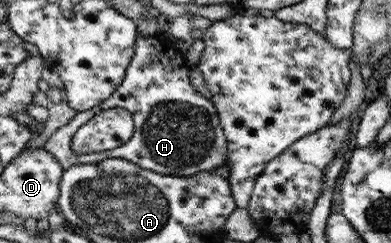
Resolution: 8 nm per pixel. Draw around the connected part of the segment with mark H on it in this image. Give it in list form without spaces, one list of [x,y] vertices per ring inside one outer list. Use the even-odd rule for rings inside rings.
[[[140,34],[136,42],[136,55],[127,67],[127,77],[112,97],[90,110],[77,112],[64,127],[53,133],[43,148],[55,156],[64,171],[79,163],[88,165],[106,159],[126,159],[160,175],[193,177],[215,171],[227,162],[226,139],[215,104],[190,85],[190,65],[186,59],[182,59],[182,55],[168,55],[174,51],[172,47],[174,42],[168,41],[166,35],[144,37]],[[113,107],[126,108],[132,113],[135,125],[132,138],[116,149],[77,155],[72,150],[76,131],[96,114]]]

